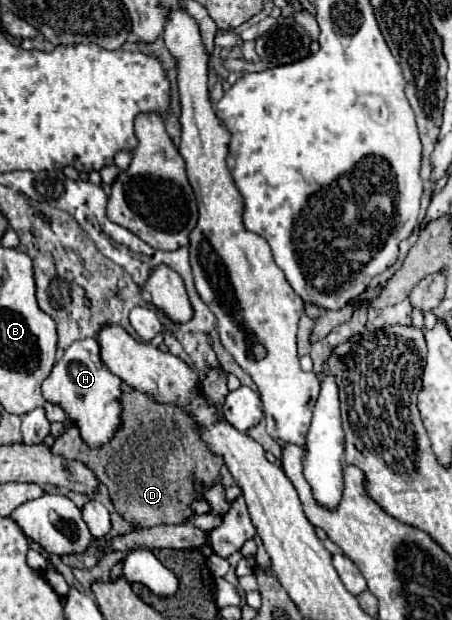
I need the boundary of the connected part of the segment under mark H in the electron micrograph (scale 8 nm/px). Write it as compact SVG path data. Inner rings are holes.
M95 338L75 340L65 350L63 358L53 366L53 372L43 382L43 396L69 414L69 420L81 430L81 436L89 446L105 444L121 426L121 378L111 374L101 362Z

